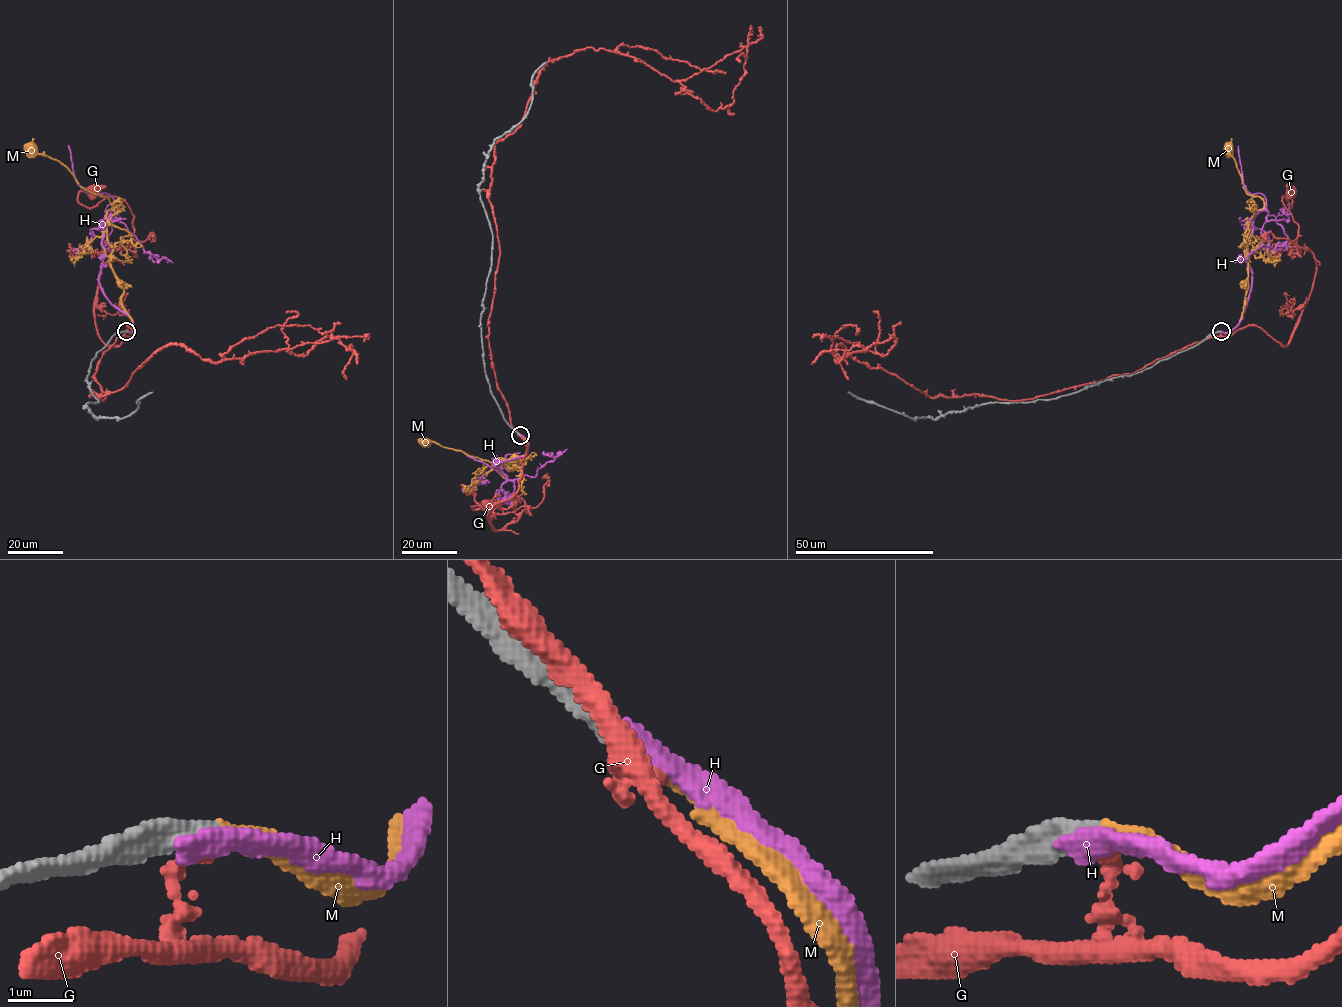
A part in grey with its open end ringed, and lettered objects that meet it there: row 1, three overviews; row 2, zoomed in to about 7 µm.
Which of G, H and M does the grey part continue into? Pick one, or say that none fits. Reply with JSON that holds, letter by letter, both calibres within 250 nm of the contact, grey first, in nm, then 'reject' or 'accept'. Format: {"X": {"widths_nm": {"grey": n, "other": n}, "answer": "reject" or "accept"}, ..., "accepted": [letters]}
{"G": {"widths_nm": {"grey": 360, "other": 220}, "answer": "reject"}, "H": {"widths_nm": {"grey": 400, "other": 360}, "answer": "reject"}, "M": {"widths_nm": {"grey": 340, "other": 240}, "answer": "accept"}, "accepted": ["M"]}

